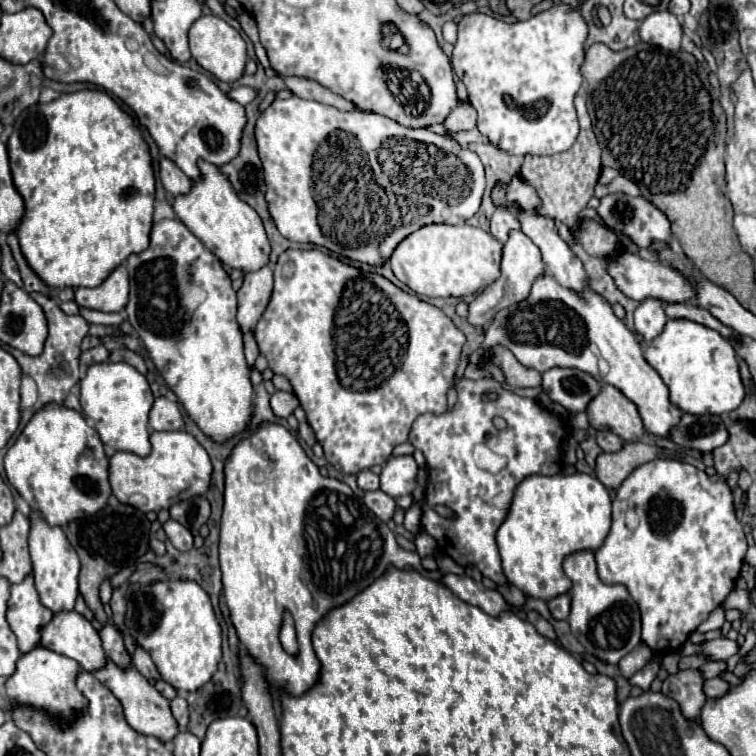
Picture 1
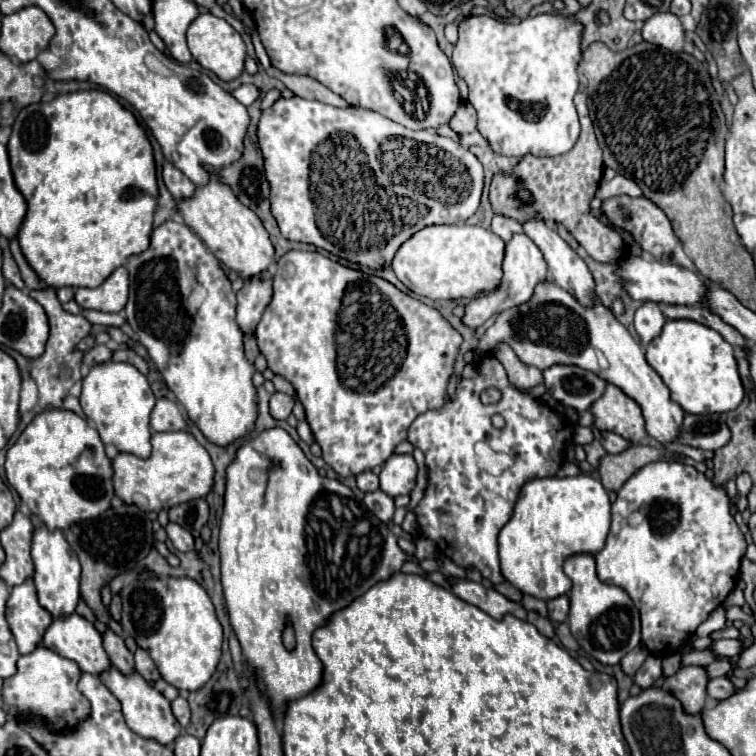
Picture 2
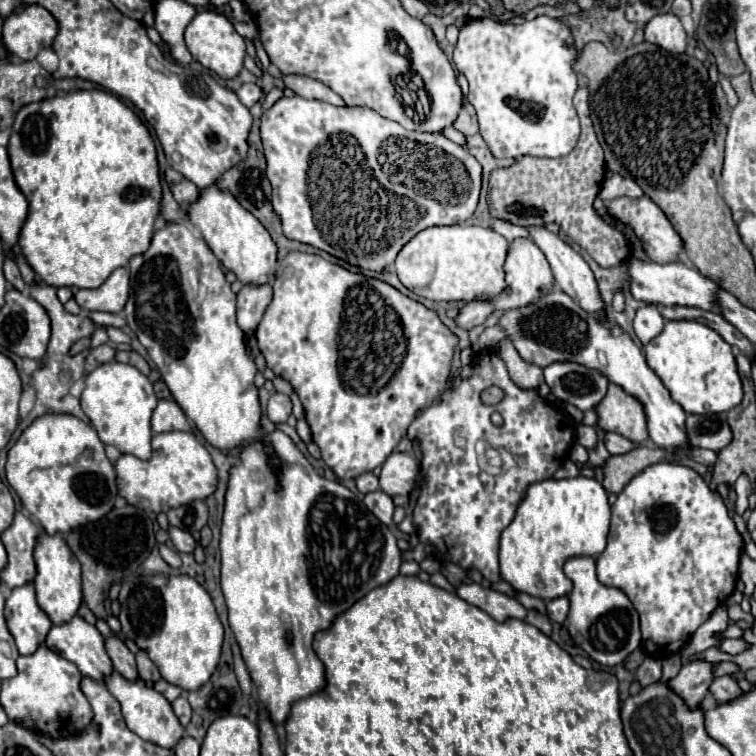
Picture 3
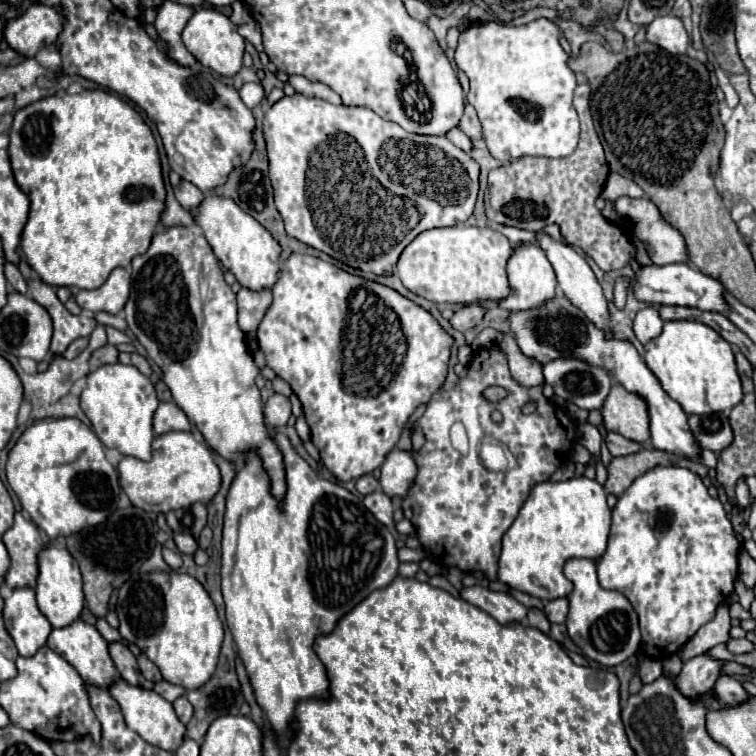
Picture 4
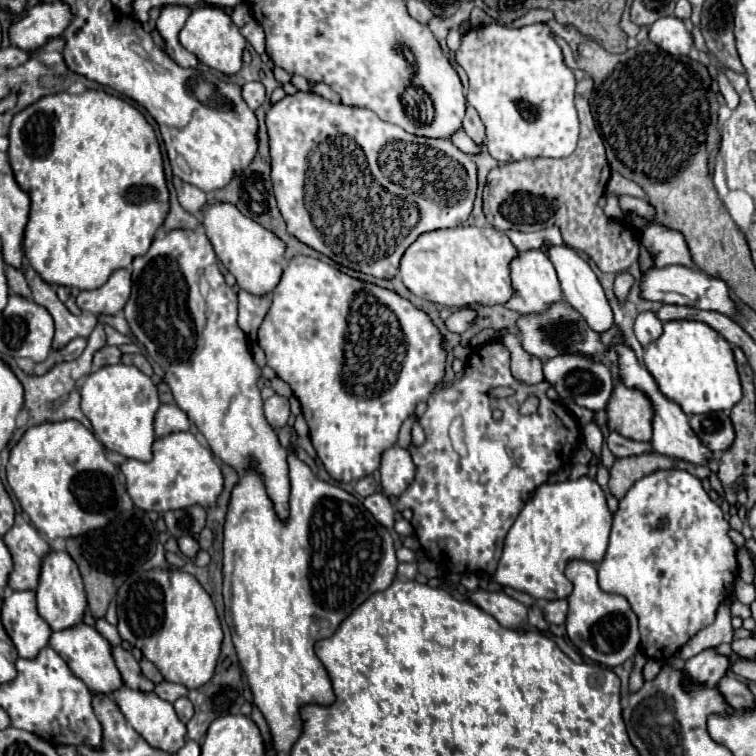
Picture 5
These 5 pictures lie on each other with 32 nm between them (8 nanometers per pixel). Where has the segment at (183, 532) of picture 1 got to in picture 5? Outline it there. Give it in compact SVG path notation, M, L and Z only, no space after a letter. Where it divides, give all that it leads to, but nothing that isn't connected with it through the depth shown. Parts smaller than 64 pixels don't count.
M180 536L176 540L178 540L178 548L180 548L180 552L184 556L188 556L188 558L194 558L196 556L196 552L198 552L200 546L198 546L198 542L192 536Z

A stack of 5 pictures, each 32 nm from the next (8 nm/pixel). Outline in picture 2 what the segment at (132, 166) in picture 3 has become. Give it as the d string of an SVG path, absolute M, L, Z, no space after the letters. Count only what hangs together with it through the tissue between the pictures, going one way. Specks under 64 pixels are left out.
M80 90L56 96L42 108L40 102L26 106L12 126L8 156L14 184L28 206L16 238L28 264L46 286L96 288L132 254L148 248L158 200L152 146L134 114L108 92Z

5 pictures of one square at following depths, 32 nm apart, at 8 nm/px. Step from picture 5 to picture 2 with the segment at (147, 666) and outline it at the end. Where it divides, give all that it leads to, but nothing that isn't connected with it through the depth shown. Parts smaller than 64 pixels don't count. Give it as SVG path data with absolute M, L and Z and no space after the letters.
M138 648L138 650L134 652L134 668L136 668L136 672L142 674L148 682L160 680L160 672L158 672L156 664L154 664L152 658L148 656L148 652L142 650L142 648Z

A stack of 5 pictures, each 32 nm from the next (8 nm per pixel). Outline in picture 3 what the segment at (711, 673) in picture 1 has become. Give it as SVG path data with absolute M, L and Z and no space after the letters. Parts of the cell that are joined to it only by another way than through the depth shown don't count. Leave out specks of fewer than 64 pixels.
M716 662L714 666L712 666L712 674L714 676L726 676L726 674L734 674L734 672L738 672L740 668L734 664L734 662Z

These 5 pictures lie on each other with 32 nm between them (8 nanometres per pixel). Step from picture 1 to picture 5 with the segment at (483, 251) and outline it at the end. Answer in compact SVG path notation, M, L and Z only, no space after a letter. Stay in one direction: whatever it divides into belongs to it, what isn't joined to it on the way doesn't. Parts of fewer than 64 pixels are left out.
M456 226L420 234L406 248L398 272L412 294L434 304L458 308L504 304L514 294L508 264L516 254L510 238L492 226Z

